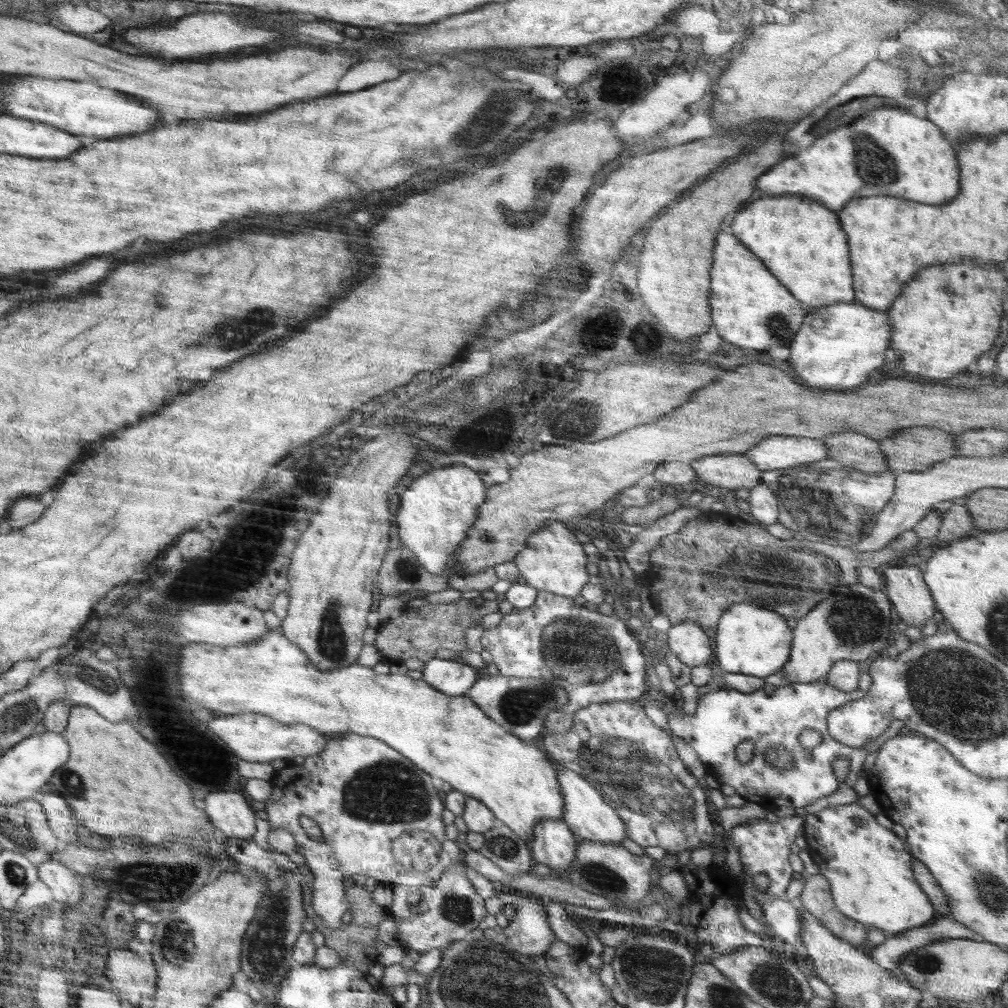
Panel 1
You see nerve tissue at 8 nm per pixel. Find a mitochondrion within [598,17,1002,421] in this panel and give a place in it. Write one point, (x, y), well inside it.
(876, 164)

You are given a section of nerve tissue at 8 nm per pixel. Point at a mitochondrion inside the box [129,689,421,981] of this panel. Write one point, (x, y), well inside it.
(179, 943)

